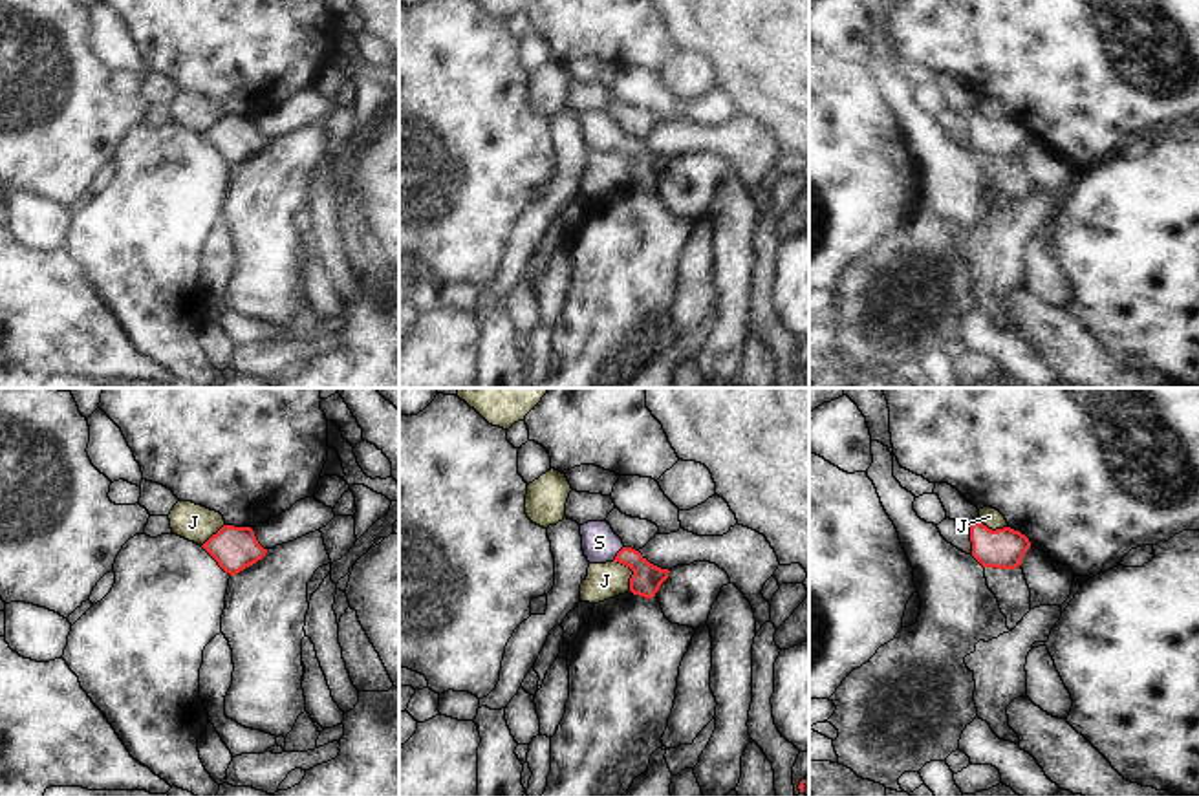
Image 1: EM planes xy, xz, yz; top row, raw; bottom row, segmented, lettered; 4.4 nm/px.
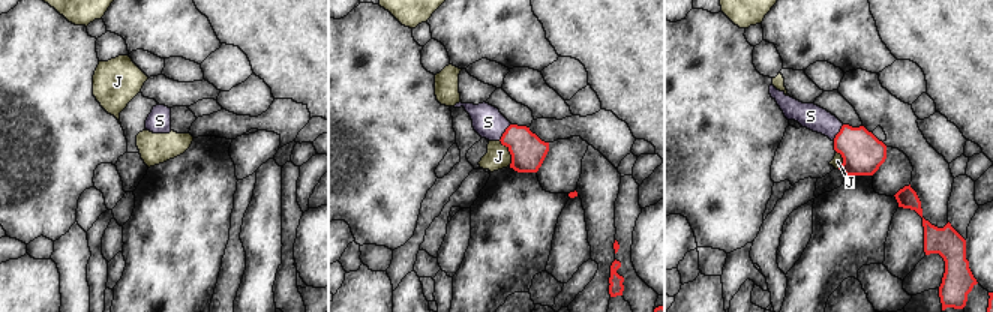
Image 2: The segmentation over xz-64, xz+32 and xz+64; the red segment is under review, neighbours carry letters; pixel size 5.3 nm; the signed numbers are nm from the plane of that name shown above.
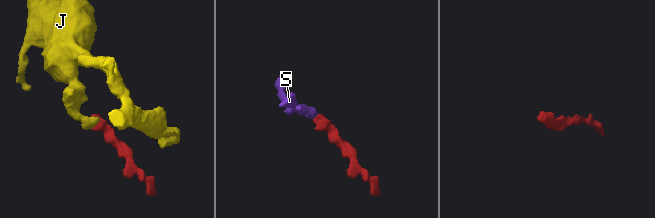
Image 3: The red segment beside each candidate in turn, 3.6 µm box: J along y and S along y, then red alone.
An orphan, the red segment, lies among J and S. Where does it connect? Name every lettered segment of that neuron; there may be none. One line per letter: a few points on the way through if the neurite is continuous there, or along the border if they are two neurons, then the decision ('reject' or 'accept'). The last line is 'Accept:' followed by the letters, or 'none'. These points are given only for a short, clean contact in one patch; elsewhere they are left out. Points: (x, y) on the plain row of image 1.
J: border xz (614, 150), (632, 161), (630, 180); reject
S: way xz (647, 169), (628, 147), (617, 143), (599, 132); accept
Accept: S

